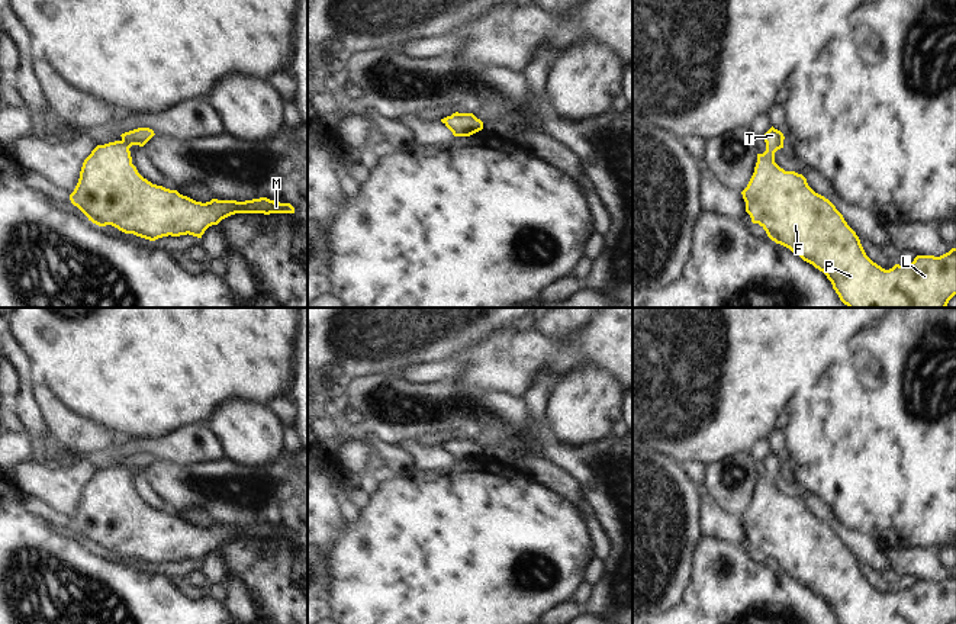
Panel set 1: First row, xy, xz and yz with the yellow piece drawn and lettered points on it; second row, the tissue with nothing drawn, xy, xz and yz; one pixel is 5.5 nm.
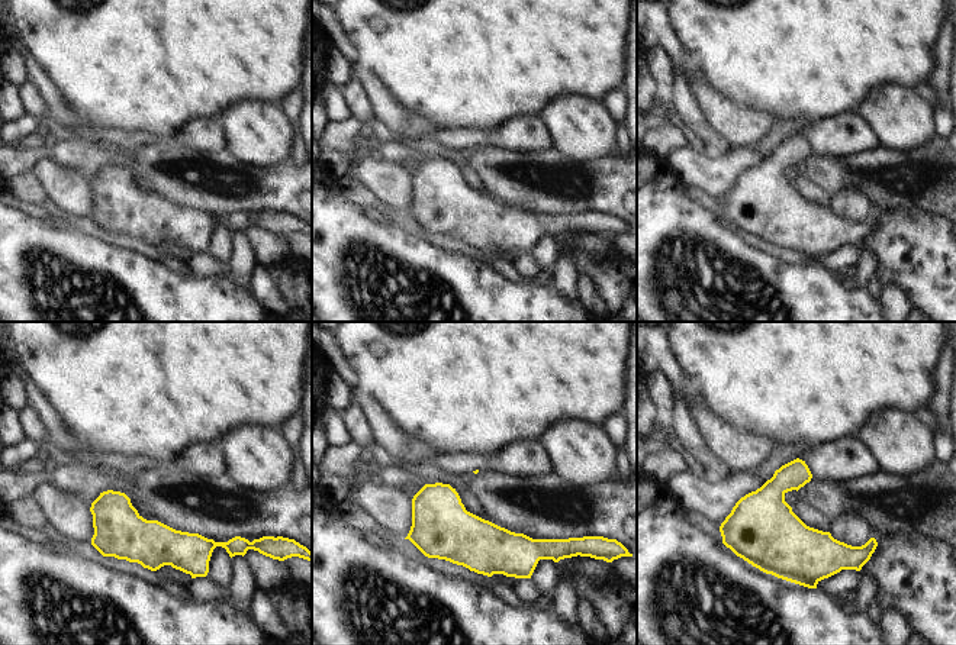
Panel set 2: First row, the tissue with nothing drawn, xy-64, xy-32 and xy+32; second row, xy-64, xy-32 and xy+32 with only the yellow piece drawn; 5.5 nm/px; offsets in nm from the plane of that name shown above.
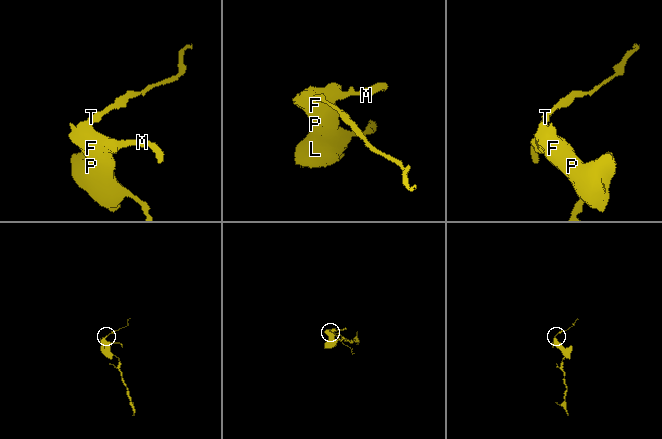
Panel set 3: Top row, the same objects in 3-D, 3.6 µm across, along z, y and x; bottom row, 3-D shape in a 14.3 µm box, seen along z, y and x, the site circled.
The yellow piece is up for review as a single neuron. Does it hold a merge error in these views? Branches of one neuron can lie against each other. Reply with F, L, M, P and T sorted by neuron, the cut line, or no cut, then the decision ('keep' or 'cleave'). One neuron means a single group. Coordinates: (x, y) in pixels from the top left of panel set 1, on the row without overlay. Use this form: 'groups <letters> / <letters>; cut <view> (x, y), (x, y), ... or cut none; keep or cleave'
groups F L M P T; cut none; keep

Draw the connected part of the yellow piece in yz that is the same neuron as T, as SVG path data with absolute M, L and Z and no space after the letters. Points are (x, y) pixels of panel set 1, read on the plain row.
M772 451L763 464L766 476L757 479L754 498L741 517L746 537L751 547L759 549L772 566L789 573L804 586L823 596L840 624L952 624L956 620L956 573L940 582L917 580L908 591L895 589L889 595L882 594L866 580L859 562L828 524L815 518L802 499L785 496L775 488L775 477L783 473L783 459Z

